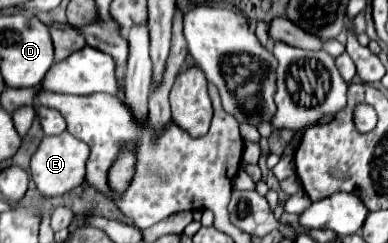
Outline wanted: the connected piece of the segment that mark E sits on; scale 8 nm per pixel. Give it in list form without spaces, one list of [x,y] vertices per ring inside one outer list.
[[[64,132],[58,136],[44,136],[38,144],[36,154],[32,156],[30,168],[32,168],[32,180],[40,194],[44,196],[64,196],[78,188],[84,182],[84,166],[88,162],[88,146],[74,138],[72,134]]]

